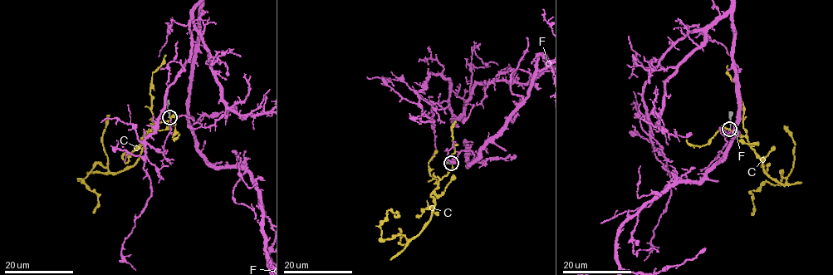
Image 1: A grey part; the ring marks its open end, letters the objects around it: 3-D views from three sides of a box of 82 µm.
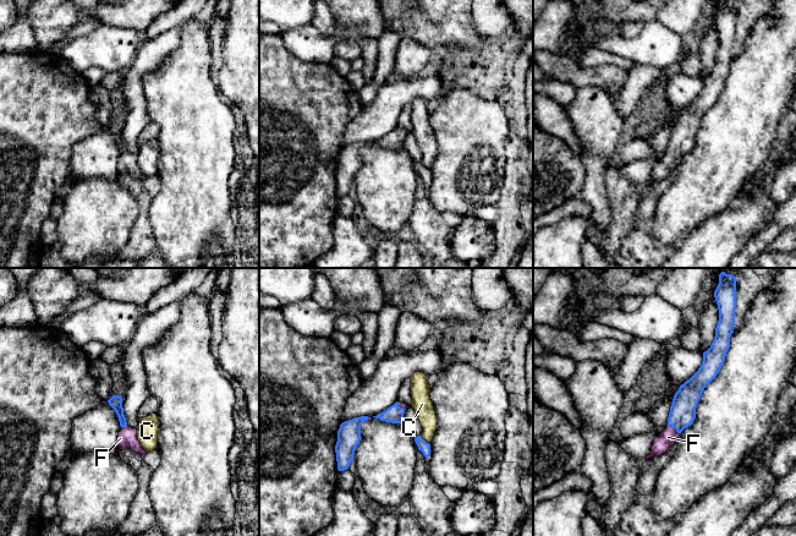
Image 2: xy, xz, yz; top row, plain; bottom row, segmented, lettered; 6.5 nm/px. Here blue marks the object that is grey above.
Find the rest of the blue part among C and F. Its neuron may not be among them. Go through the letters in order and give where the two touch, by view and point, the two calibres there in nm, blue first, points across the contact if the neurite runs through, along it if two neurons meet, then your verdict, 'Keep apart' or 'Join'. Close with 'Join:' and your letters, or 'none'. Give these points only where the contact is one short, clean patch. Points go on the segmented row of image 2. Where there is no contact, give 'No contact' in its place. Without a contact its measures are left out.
C: Touches blue at xz (423, 439). Thickness 70 nm (blue) against 130 nm. Boundary: xz (420, 436), (429, 444). Keep apart
F: Touches blue at yz (674, 427). Thickness 180 nm (blue) against 120 nm. Path across: yz (682, 411), (674, 427), (668, 437). Join
Join: F

